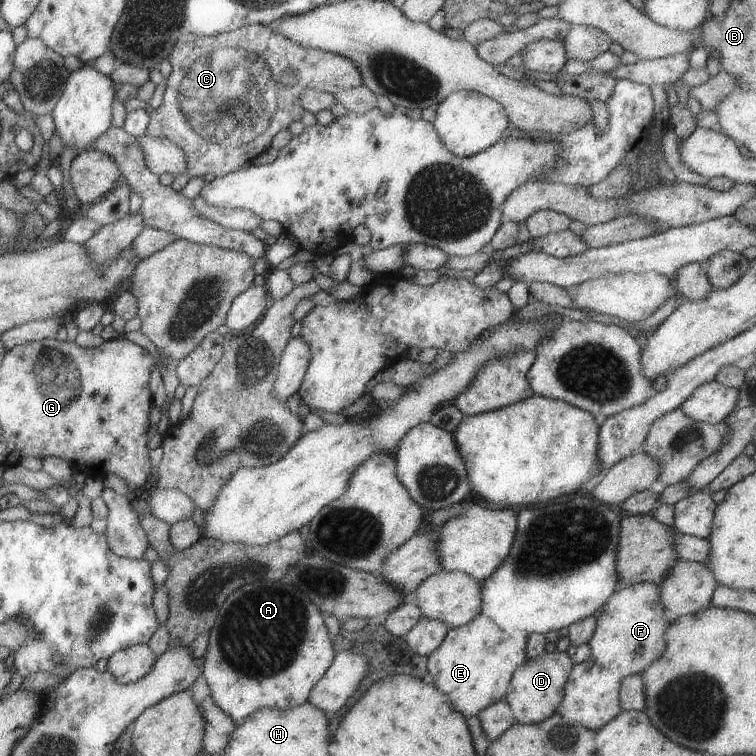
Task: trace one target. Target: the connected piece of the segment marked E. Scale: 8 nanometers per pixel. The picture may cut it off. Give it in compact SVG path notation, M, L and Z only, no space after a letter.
M478 613L470 622L448 630L442 644L427 656L427 670L435 687L469 719L506 696L514 671L528 659L528 637L518 629L504 632L491 618Z

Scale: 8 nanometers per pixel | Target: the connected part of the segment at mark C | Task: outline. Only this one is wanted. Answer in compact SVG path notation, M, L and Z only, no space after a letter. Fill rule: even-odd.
M269 25L244 26L214 37L182 32L168 60L172 74L165 80L168 86L162 105L156 110L149 109L151 120L146 134L166 137L180 146L186 157L187 173L192 178L207 174L218 178L226 176L267 151L280 130L301 120L305 111L300 104L302 90L310 88L334 95L338 88L363 85L358 66L346 56L296 44L288 36L274 32Z

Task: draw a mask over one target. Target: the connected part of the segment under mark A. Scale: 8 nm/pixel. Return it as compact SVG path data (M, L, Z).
M254 580L229 594L217 612L204 654L204 678L208 681L216 706L231 716L237 725L255 710L291 709L306 702L312 687L330 668L336 653L333 648L334 638L328 633L322 616L321 610L298 588L286 586L281 580Z

